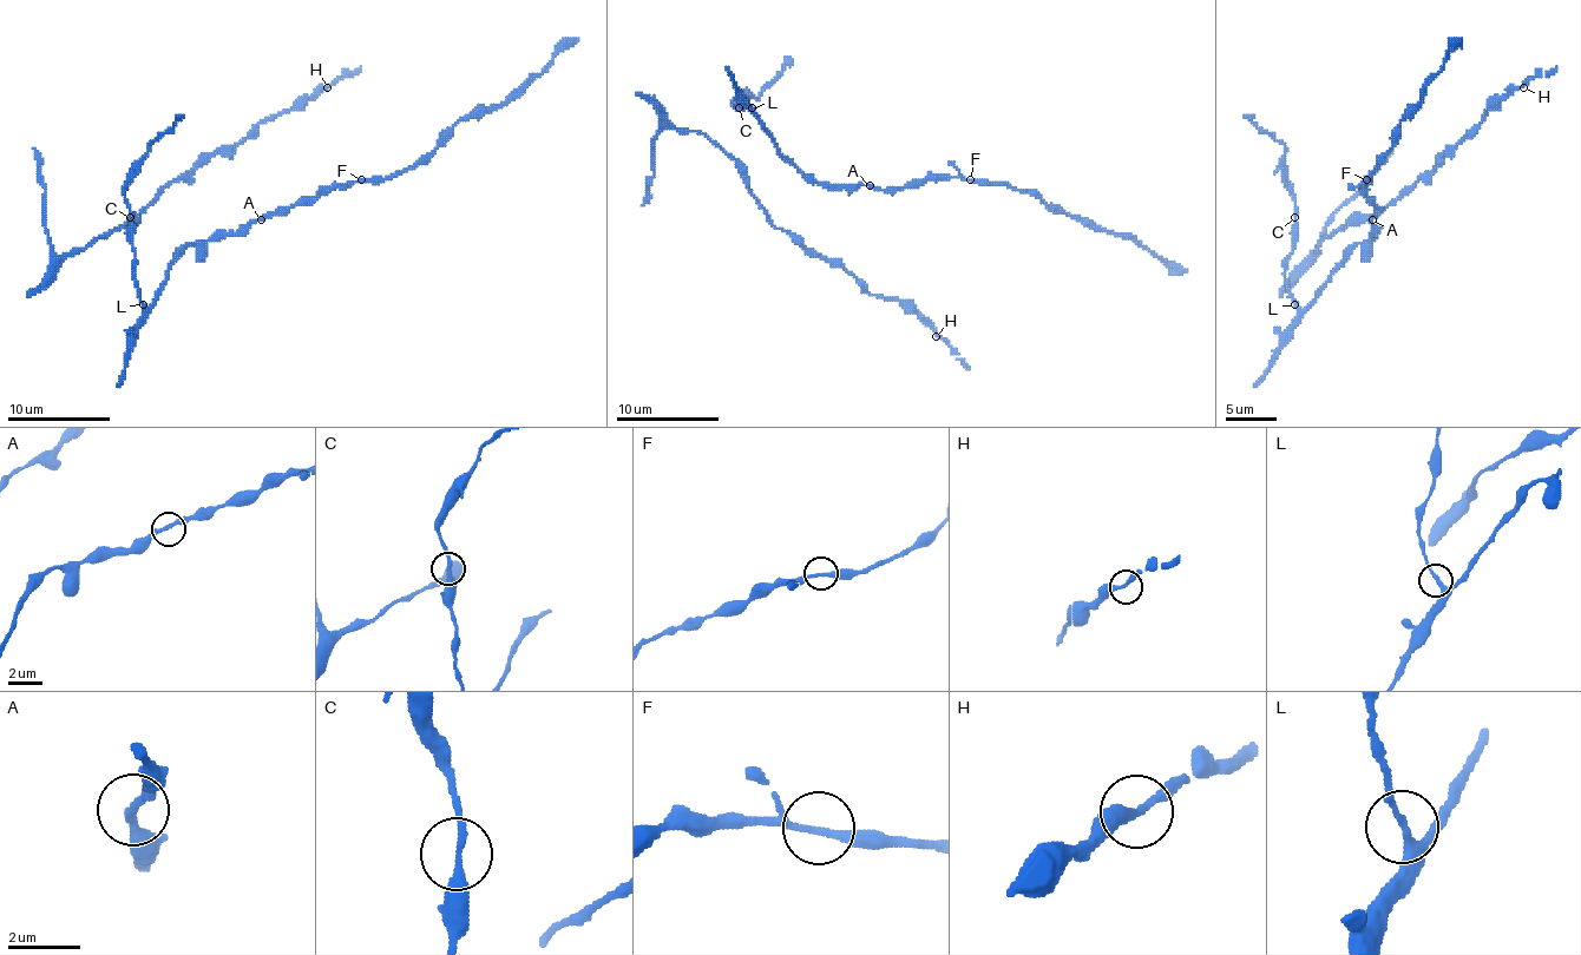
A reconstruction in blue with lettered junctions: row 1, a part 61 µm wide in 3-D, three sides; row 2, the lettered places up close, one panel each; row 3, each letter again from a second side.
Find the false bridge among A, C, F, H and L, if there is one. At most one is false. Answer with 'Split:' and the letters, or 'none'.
Split: none

